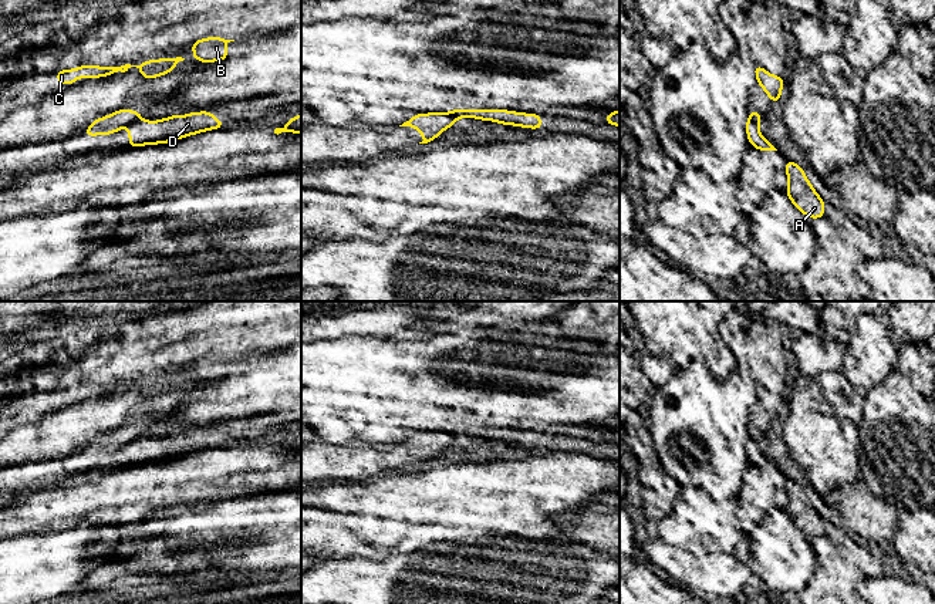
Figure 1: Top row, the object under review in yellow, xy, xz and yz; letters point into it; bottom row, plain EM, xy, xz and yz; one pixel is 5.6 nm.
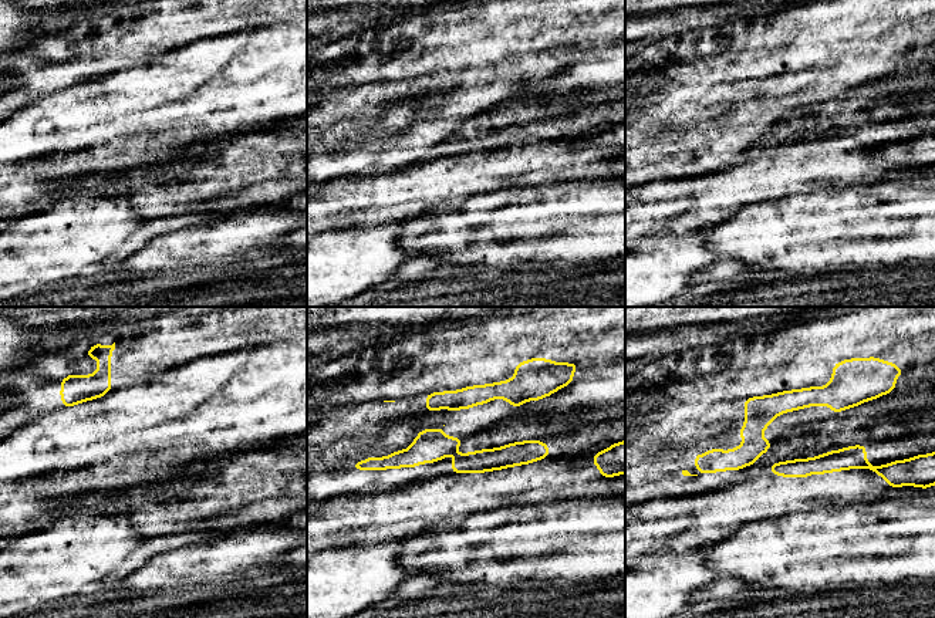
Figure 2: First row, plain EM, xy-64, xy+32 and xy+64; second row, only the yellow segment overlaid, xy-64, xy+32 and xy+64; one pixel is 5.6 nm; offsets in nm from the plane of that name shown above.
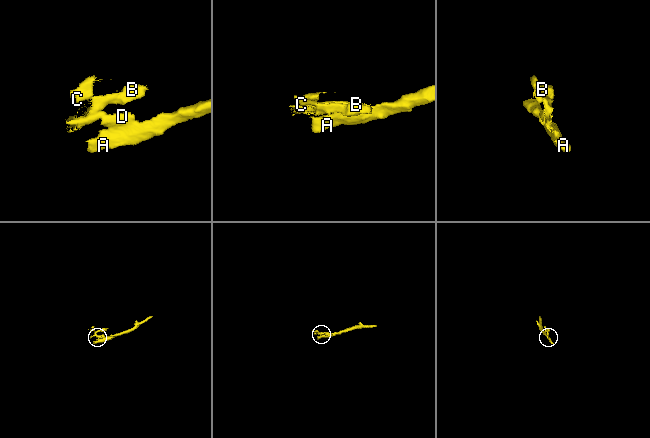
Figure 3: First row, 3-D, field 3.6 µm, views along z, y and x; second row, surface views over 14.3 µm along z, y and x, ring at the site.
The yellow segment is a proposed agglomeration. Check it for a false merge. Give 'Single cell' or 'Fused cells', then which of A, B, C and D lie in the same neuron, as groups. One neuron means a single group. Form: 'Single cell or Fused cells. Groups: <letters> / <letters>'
Fused cells. Groups: A D / B C

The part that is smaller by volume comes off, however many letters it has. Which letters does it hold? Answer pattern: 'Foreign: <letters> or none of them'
Foreign: B, C

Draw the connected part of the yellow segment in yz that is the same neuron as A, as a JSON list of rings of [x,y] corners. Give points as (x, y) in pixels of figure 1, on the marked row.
[[[786,161],[786,175],[789,178],[786,193],[793,205],[807,217],[823,217],[824,200],[813,189],[804,175],[804,171],[794,162]]]

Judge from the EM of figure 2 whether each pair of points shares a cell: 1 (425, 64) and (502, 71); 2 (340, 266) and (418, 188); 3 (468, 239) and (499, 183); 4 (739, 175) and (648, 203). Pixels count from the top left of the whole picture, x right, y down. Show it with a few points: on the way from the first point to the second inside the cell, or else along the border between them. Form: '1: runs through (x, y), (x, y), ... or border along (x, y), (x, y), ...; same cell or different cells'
1: runs through (444, 64), (483, 64); same cell
2: border along (411, 218), (348, 229); different cells
3: border along (515, 186), (499, 191); different cells
4: runs through (716, 195), (692, 203), (671, 203); same cell

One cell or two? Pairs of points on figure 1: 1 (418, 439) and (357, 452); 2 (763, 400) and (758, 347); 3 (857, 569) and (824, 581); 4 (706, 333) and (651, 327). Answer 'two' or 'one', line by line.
1: one
2: one
3: one
4: one

